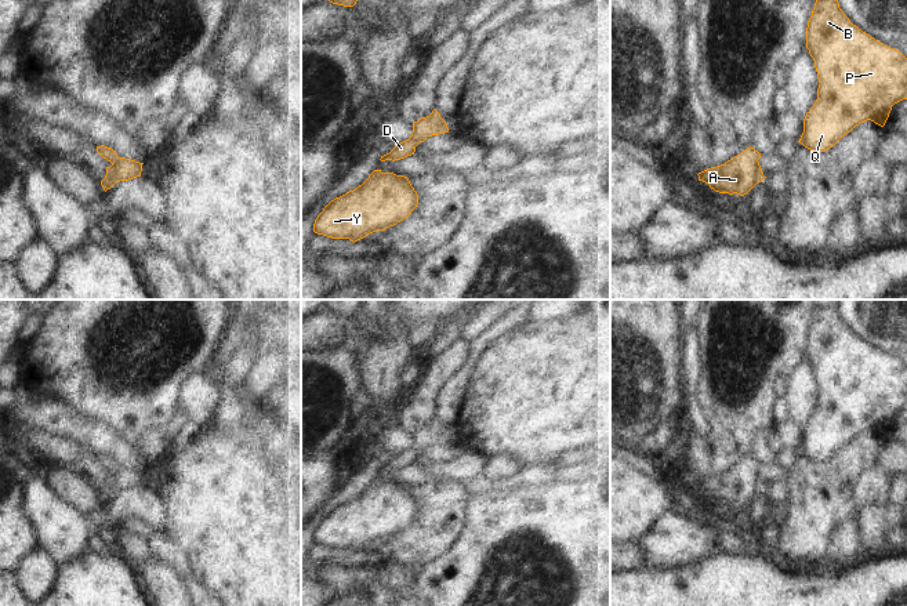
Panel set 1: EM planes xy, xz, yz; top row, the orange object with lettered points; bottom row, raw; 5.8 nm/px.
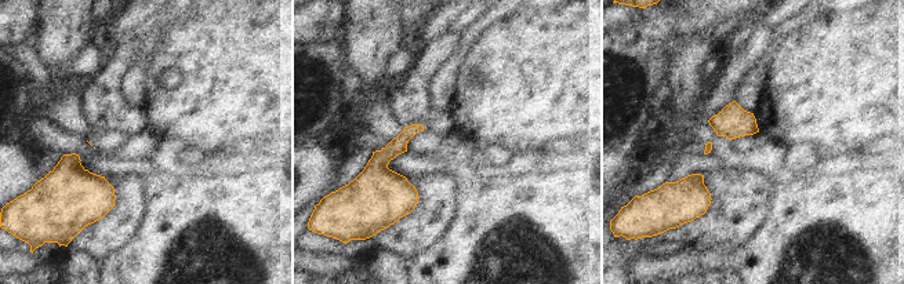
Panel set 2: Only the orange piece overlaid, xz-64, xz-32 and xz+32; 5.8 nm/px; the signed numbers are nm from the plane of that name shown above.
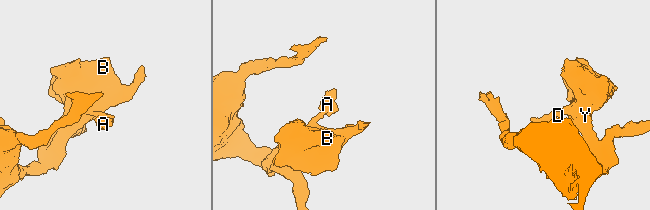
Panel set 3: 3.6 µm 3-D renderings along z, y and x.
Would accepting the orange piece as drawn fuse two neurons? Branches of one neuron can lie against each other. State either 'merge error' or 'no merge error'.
no merge error

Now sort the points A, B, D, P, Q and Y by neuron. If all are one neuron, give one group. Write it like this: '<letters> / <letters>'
A B D P Q Y

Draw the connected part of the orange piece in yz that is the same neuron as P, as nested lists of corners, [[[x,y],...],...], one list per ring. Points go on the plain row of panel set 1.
[[[838,308],[816,309],[808,330],[806,358],[820,393],[798,450],[805,457],[826,461],[867,429],[884,436],[892,416],[907,409],[907,367],[853,334],[839,317]]]

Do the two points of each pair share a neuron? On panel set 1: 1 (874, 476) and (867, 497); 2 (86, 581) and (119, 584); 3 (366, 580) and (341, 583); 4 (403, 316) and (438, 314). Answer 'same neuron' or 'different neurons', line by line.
1: same neuron
2: same neuron
3: same neuron
4: same neuron

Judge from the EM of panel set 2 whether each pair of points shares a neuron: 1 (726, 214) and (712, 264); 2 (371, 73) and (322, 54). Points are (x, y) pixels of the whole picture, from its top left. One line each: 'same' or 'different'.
1: different
2: different

